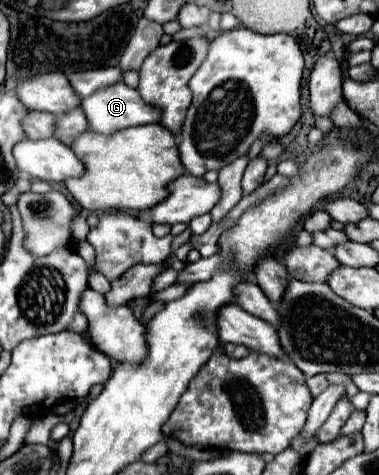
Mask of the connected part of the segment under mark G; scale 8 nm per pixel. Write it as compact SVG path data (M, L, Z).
M124 82L110 84L96 90L82 100L82 110L88 118L88 126L100 134L112 134L120 128L158 122L158 110L148 106L138 90Z

